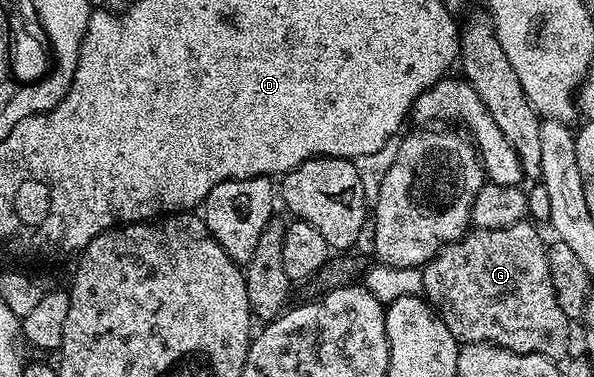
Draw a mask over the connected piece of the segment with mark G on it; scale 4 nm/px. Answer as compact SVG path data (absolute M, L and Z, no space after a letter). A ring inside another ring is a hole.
M528 220L518 224L510 224L510 228L502 228L501 230L478 230L472 228L459 242L449 242L431 260L424 263L422 267L423 297L428 305L435 310L438 317L446 324L446 328L450 328L450 332L456 337L457 342L461 344L488 342L492 346L501 346L519 354L540 354L543 358L551 358L553 360L564 360L569 357L568 345L572 342L572 330L568 327L571 326L570 320L566 316L566 312L562 312L562 308L558 308L558 296L554 296L554 284L550 280L550 264L548 263L546 242L540 239L540 234L535 229L539 230Z

